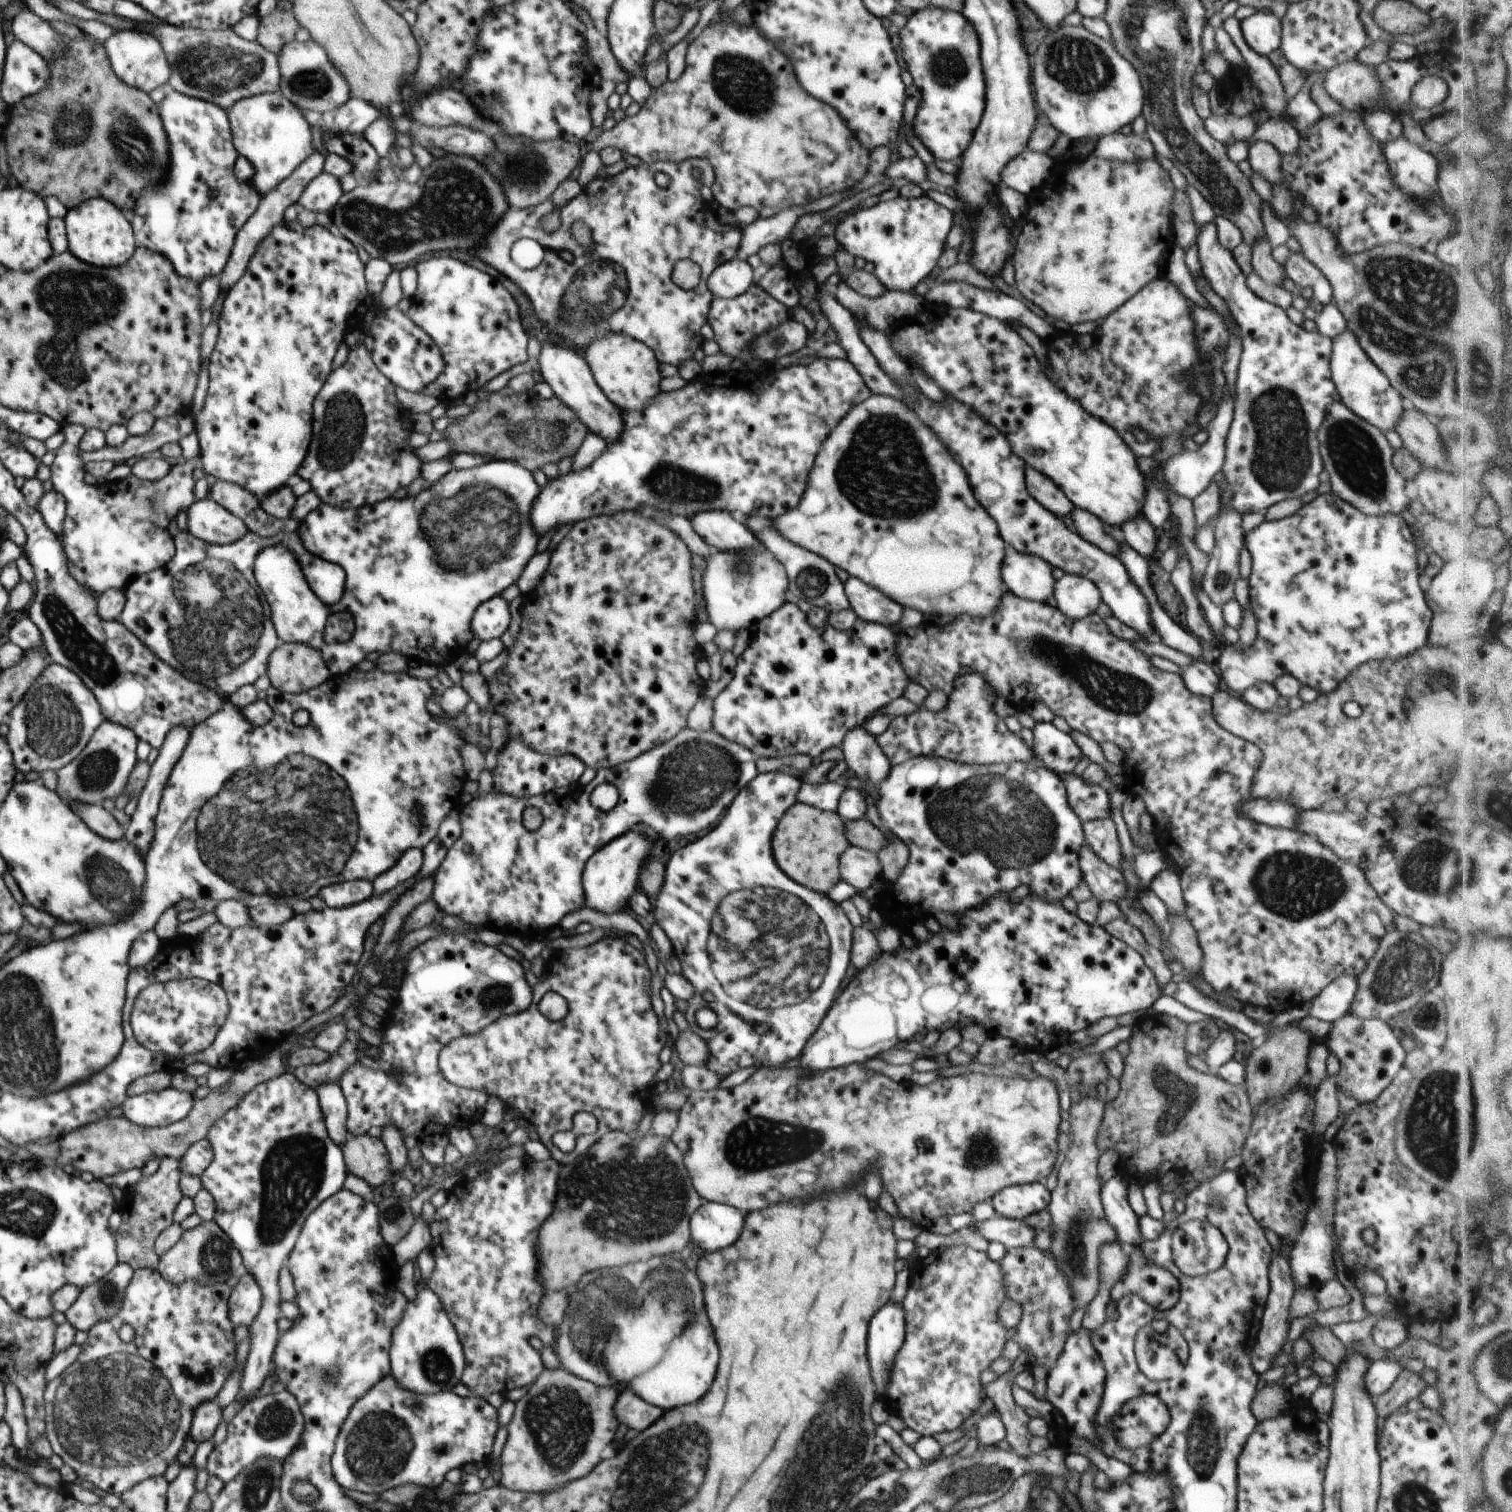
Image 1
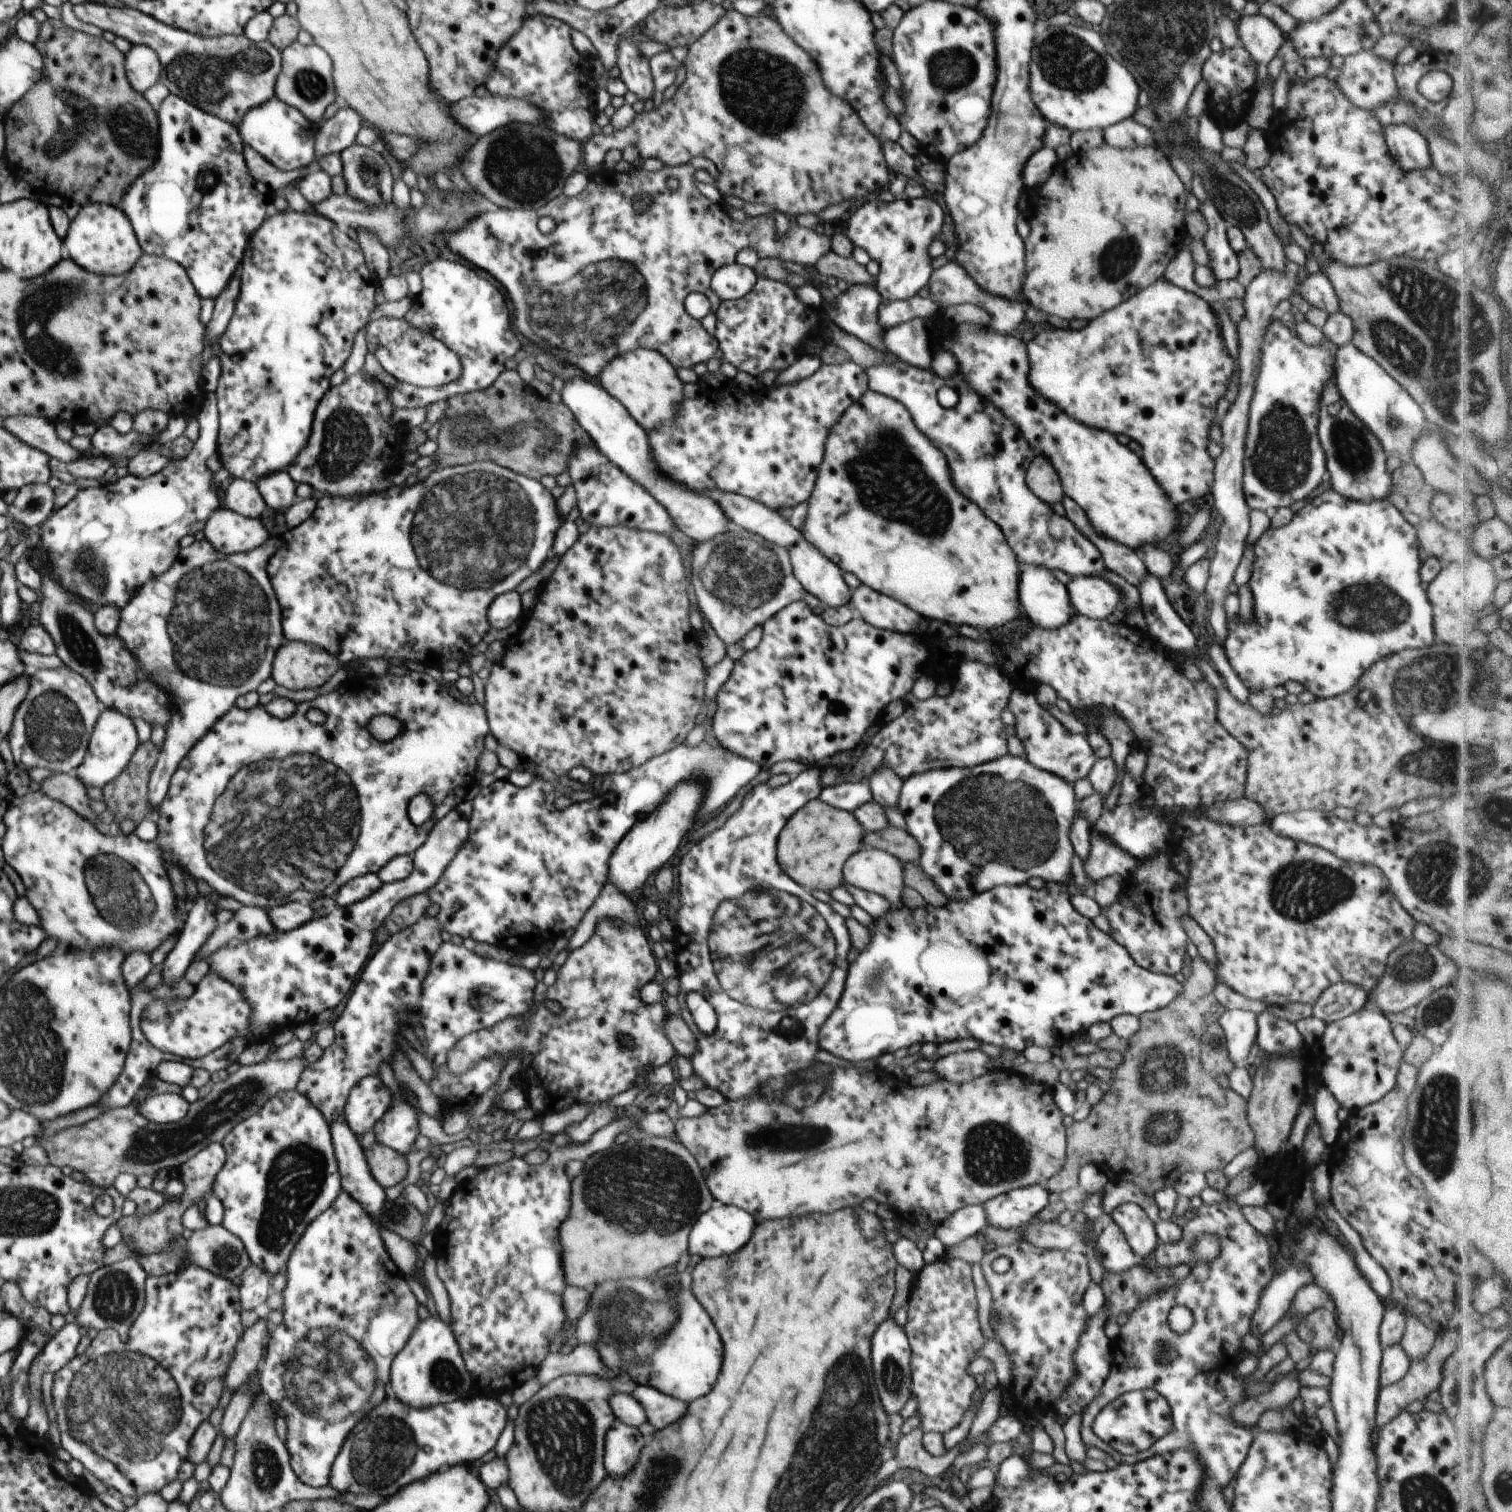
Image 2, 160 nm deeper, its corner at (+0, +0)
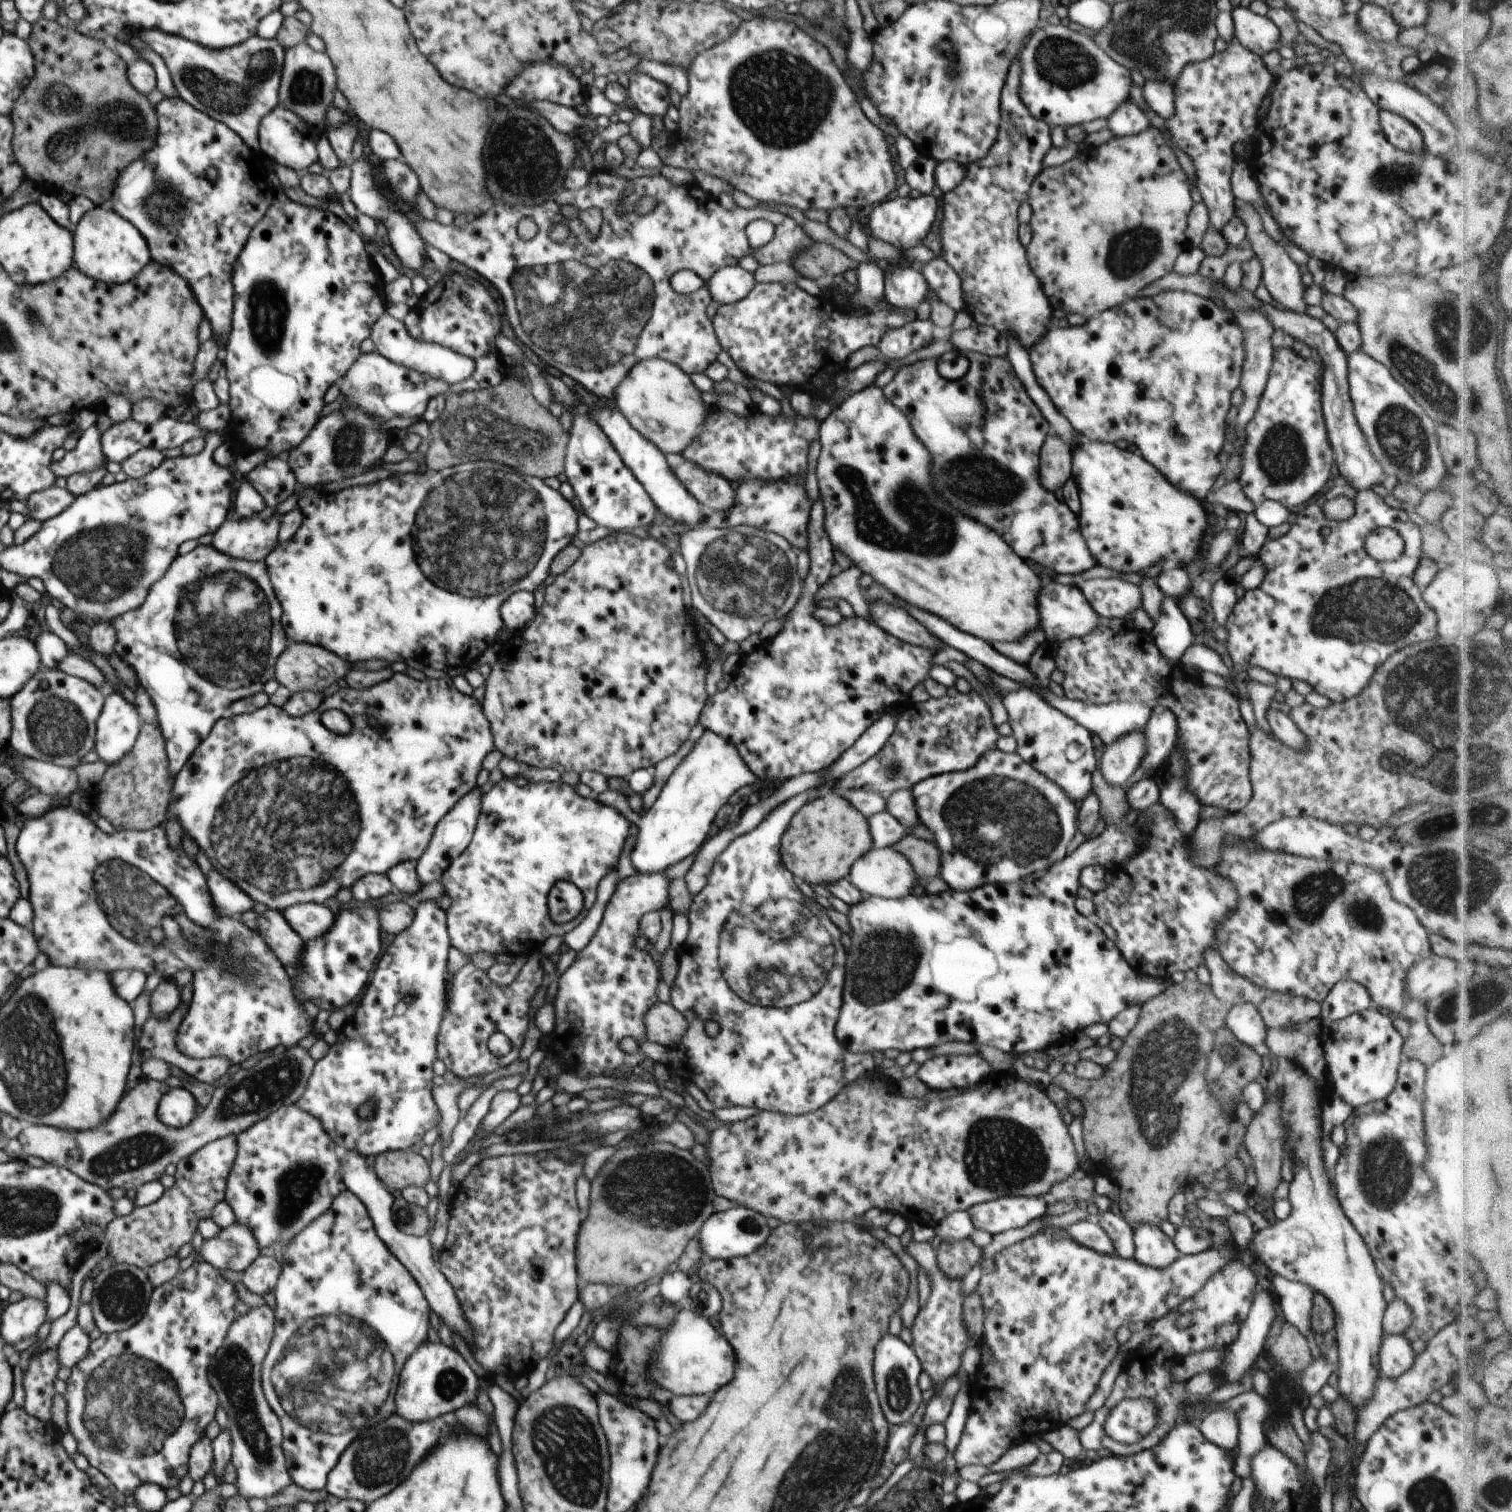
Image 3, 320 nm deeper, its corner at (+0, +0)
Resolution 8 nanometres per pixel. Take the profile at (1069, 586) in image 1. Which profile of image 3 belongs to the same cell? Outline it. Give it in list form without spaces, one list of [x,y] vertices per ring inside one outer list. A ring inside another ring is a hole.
[[[1118,577],[1080,580],[1076,586],[1103,621],[1114,618],[1127,620],[1134,610],[1142,606],[1140,586]]]

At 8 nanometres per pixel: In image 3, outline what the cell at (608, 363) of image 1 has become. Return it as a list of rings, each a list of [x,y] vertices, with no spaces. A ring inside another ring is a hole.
[[[646,358],[634,364],[622,384],[618,384],[614,396],[617,409],[626,416],[630,426],[656,444],[664,454],[680,455],[686,446],[690,446],[702,432],[709,409],[690,375],[660,358]]]

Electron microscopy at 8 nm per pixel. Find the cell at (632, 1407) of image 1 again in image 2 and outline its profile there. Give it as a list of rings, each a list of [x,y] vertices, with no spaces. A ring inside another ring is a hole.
[[[638,1385],[632,1395],[647,1412],[648,1423],[654,1425],[656,1429],[663,1429],[668,1424],[680,1420],[686,1414],[689,1405],[683,1400],[644,1385]]]

